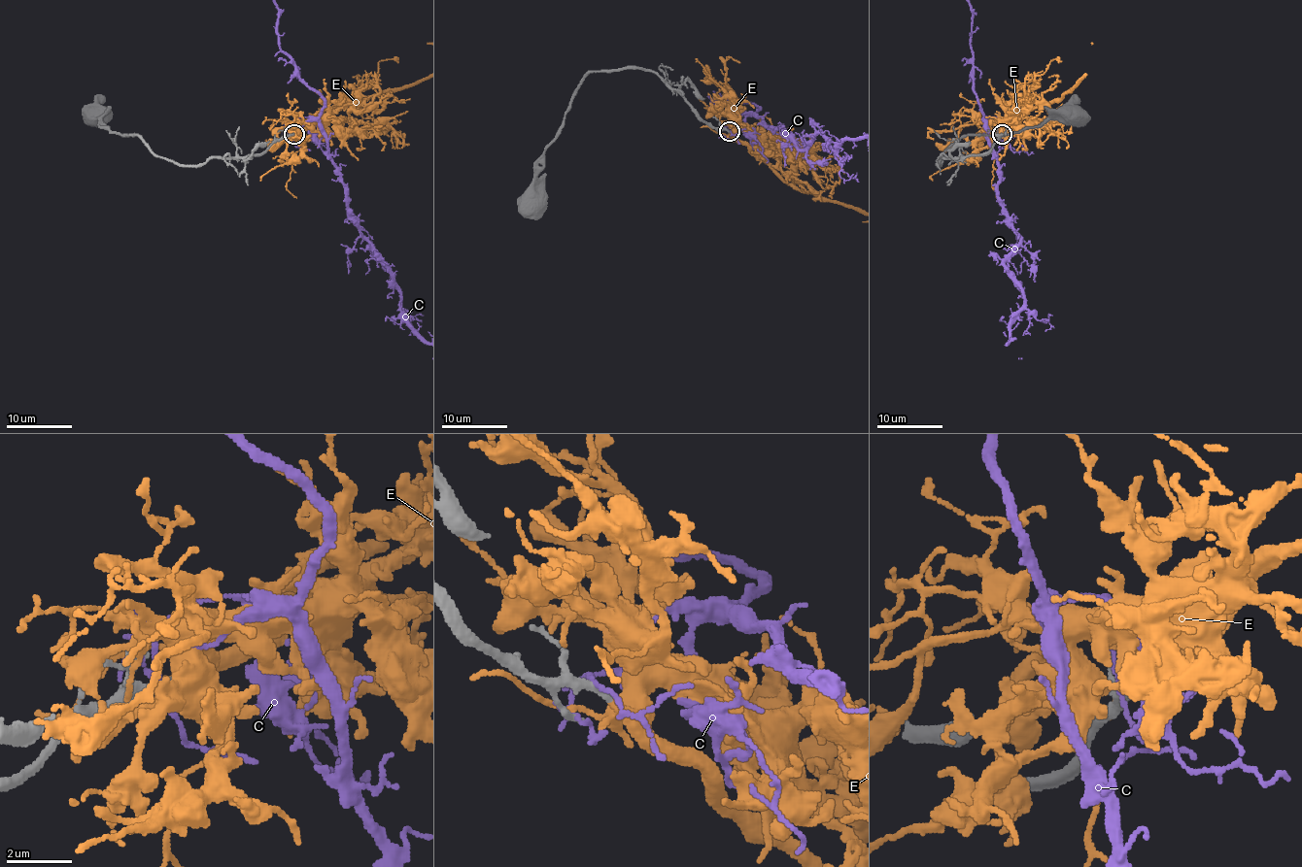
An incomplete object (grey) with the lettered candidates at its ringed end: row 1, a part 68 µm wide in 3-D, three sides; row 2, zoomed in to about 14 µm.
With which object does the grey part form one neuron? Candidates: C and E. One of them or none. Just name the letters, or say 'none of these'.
E

